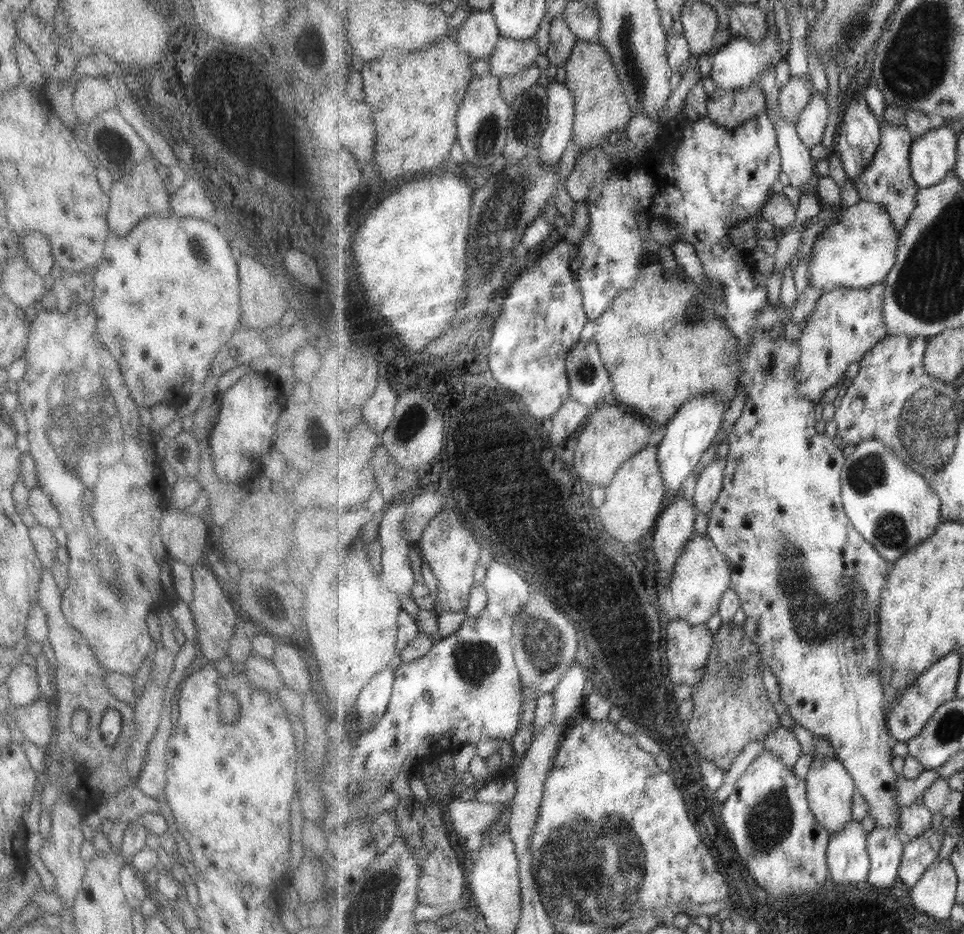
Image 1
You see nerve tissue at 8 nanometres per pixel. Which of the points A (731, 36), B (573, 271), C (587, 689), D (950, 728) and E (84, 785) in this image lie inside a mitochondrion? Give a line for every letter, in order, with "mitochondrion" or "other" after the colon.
A: other
B: other
C: other
D: mitochondrion
E: other

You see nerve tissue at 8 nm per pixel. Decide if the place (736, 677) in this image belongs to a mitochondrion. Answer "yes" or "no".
yes

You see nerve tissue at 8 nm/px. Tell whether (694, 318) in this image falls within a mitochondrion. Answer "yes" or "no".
yes

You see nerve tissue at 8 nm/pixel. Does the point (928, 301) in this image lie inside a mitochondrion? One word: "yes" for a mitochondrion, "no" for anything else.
yes

